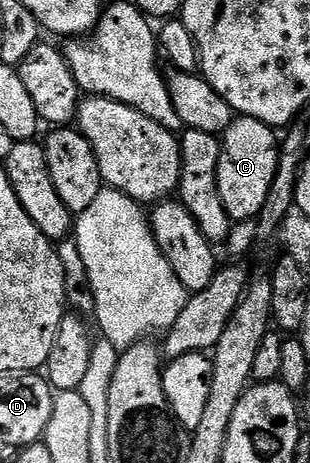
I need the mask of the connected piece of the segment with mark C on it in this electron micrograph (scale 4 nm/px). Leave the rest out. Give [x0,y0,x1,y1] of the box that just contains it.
[218,116,279,222]

